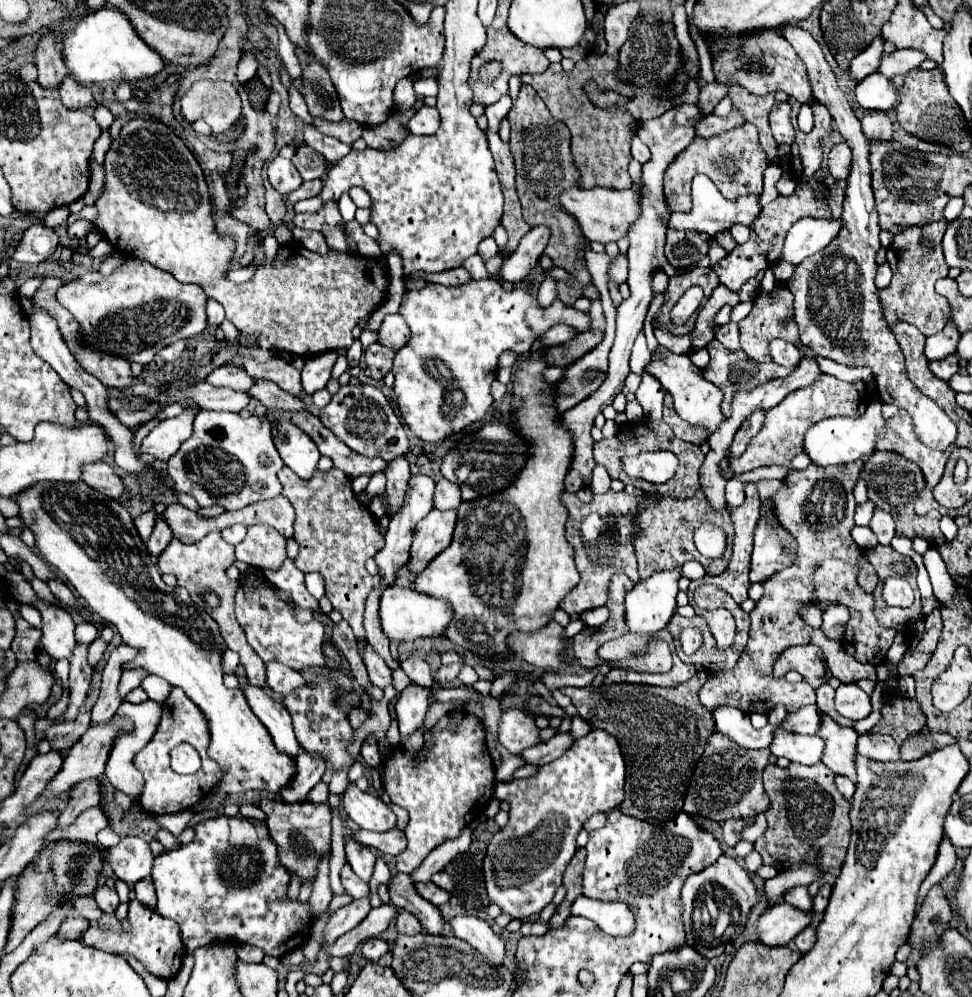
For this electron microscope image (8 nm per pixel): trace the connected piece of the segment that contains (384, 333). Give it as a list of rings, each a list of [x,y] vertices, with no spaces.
[[[399,314],[385,316],[379,328],[379,344],[389,346],[391,350],[397,352],[407,344],[407,340],[409,340],[409,328],[405,320]]]

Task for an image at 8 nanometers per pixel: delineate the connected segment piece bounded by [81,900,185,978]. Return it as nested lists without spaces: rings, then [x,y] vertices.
[[[137,900],[129,902],[129,922],[133,926],[131,934],[121,934],[121,932],[101,932],[95,928],[89,928],[81,942],[85,946],[95,946],[99,950],[107,950],[111,954],[121,954],[121,952],[129,952],[131,956],[135,956],[145,968],[147,972],[159,976],[159,978],[171,978],[179,972],[181,964],[183,964],[183,956],[185,956],[185,946],[181,942],[179,936],[179,926],[169,920],[159,916],[155,910],[143,906]]]

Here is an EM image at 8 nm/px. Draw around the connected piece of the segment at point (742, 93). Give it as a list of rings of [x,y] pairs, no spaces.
[[[733,86],[729,96],[733,100],[733,108],[741,110],[745,120],[759,128],[759,142],[761,142],[763,150],[767,152],[767,158],[771,162],[775,162],[777,160],[775,158],[777,156],[777,144],[771,136],[767,116],[769,116],[769,112],[775,104],[787,100],[787,94],[785,92],[773,92],[773,94],[767,94],[767,96],[755,96],[755,94],[747,92],[743,86]]]

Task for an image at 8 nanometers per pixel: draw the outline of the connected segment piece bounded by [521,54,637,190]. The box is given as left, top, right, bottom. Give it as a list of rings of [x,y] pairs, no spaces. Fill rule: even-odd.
[[[589,54],[581,62],[577,62],[571,72],[565,72],[559,64],[551,64],[539,76],[529,76],[529,74],[521,76],[521,80],[525,84],[539,88],[539,96],[543,100],[547,100],[547,102],[555,100],[555,118],[565,122],[567,128],[571,130],[571,136],[573,136],[573,150],[571,152],[575,158],[575,166],[581,172],[581,180],[579,180],[581,188],[603,186],[603,188],[623,190],[623,188],[631,186],[627,166],[631,162],[631,140],[635,136],[637,120],[631,116],[631,112],[627,112],[619,106],[599,108],[587,96],[583,96],[585,94],[583,86],[591,80],[595,84],[599,84],[599,88],[603,92],[635,94],[633,86],[627,86],[625,82],[621,82],[617,78],[617,68],[619,68],[619,64],[615,62],[615,70],[611,70],[611,60],[605,58],[605,54]]]

